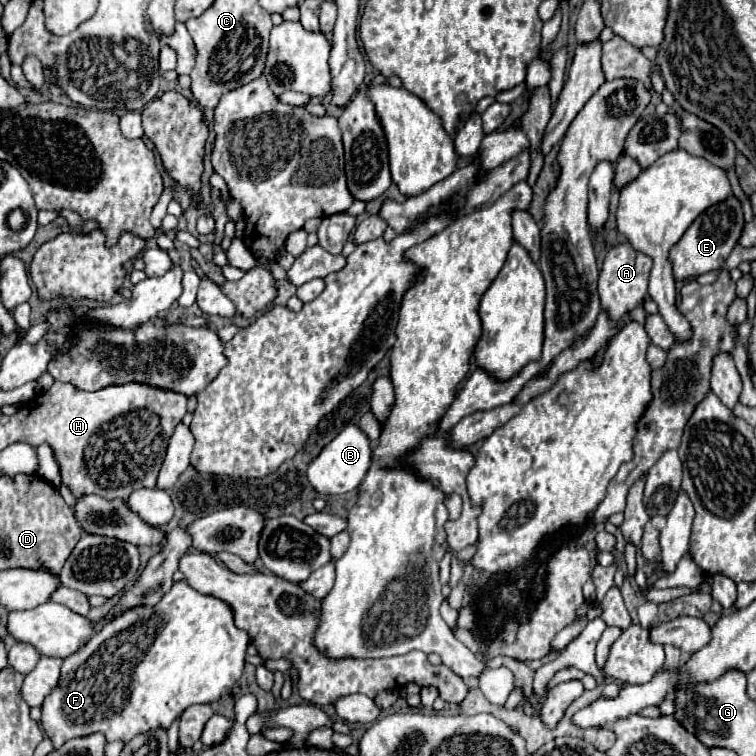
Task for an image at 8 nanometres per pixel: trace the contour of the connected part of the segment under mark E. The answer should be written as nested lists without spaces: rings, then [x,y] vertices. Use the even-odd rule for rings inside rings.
[[[731,195],[729,199],[705,209],[685,231],[685,235],[679,239],[679,243],[671,249],[671,261],[673,261],[673,277],[677,281],[693,279],[703,273],[717,271],[725,259],[731,255],[735,245],[739,243],[741,231],[745,227],[743,219],[743,201]]]

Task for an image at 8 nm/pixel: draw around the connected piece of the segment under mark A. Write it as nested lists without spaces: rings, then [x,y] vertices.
[[[621,243],[607,253],[599,275],[599,299],[601,311],[609,311],[609,319],[613,319],[613,323],[617,323],[629,309],[637,307],[647,297],[647,279],[651,265],[653,261],[649,259],[649,255],[635,251],[629,243]]]

